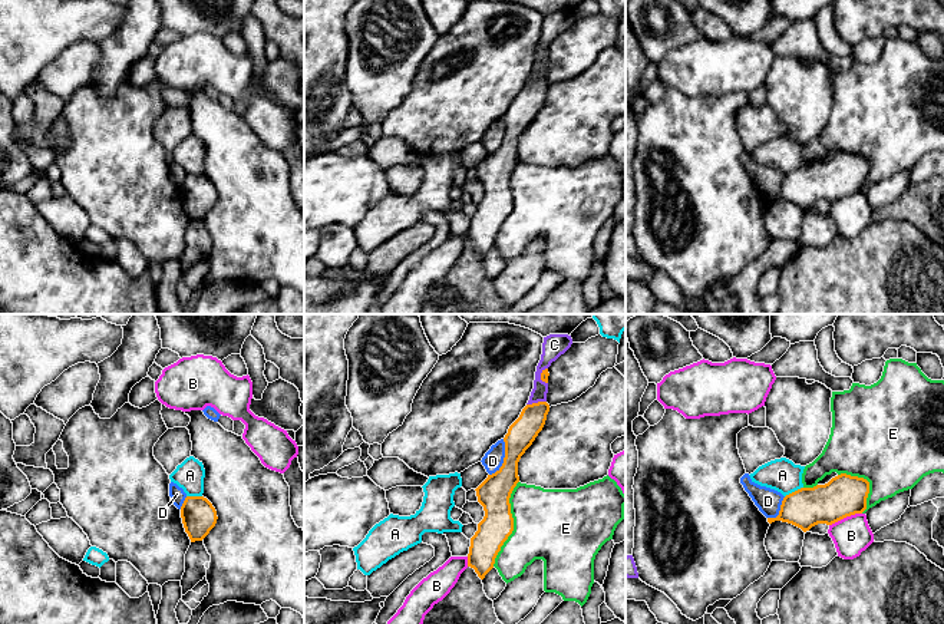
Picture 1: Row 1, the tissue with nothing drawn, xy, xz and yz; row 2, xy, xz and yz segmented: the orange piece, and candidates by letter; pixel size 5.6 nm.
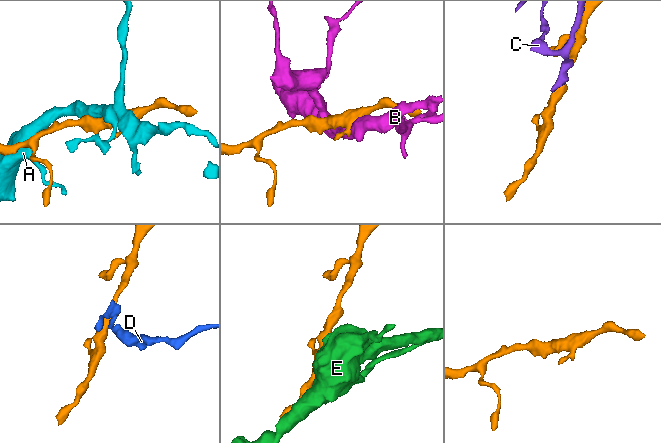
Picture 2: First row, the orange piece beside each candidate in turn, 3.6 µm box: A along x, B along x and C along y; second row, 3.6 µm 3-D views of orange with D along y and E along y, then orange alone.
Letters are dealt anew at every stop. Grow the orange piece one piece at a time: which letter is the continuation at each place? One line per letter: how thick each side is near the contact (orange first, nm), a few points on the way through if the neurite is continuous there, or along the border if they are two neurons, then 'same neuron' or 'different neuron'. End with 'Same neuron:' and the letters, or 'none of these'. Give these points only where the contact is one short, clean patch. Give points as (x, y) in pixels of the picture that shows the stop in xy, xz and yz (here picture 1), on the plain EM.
A: 220 nm thick on the orange side, 190 nm on the other; different neuron
B: 240 nm thick on the orange side, 220 nm on the other; border along yz (861, 191), (847, 194), (829, 204); different neuron
C: 160 nm thick on the orange side, 90 nm on the other; different neuron
D: 180 nm thick on the orange side, 110 nm on the other; border along xz (504, 118), (504, 141), (489, 154); different neuron
E: 180 nm thick on the orange side, 420 nm on the other; different neuron
Same neuron: none of these

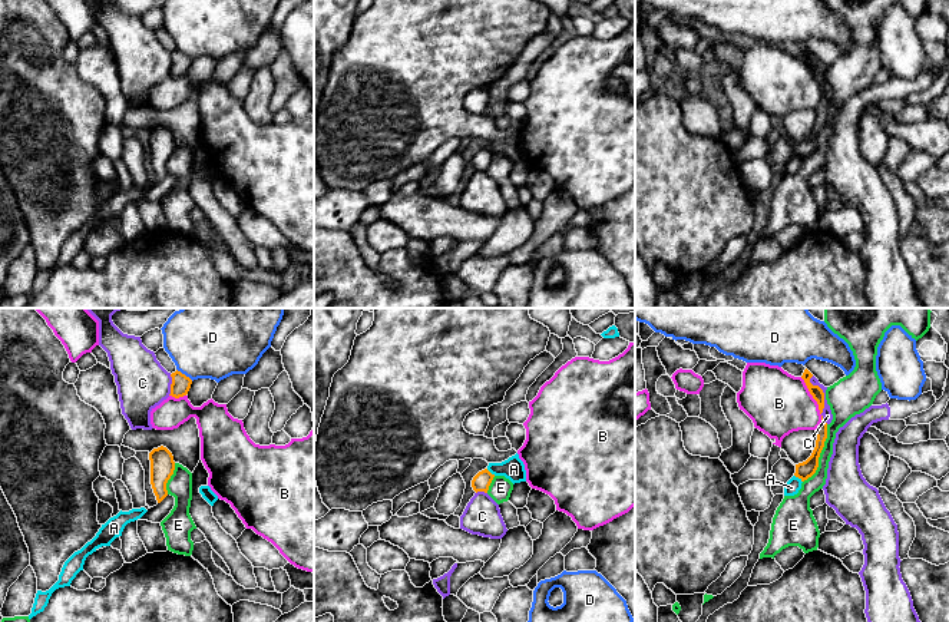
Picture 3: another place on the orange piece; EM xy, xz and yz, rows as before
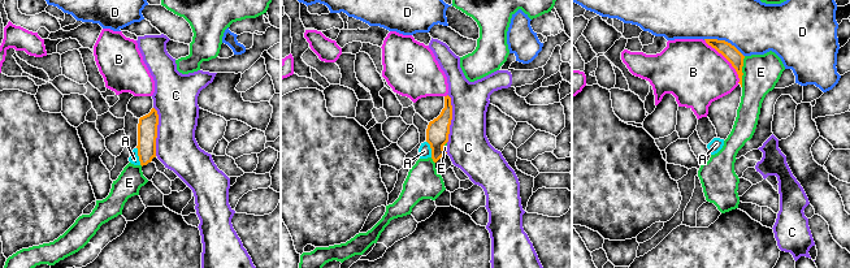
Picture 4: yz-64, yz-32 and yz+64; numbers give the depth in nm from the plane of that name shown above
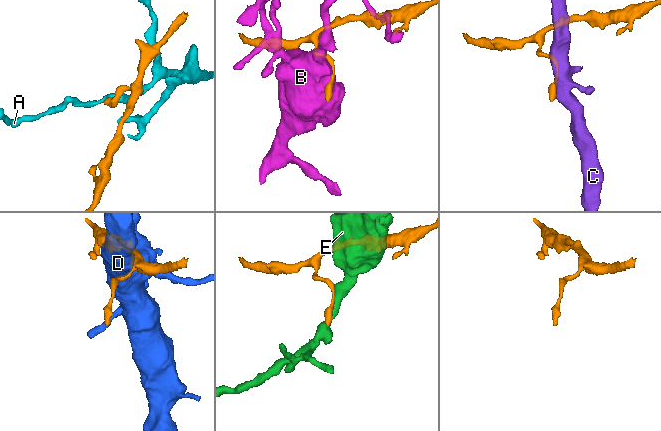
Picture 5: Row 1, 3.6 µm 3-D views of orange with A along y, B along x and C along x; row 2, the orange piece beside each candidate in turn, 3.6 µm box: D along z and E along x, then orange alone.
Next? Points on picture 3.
A: 100 nm thick on the orange side, 90 nm on the other; border along yz (794, 154), (802, 161); different neuron
B: 70 nm thick on the orange side, 360 nm on the other; different neuron
C: 70 nm thick on the orange side, 60 nm on the other; different neuron
D: 110 nm thick on the orange side, 320 nm on the other; different neuron
E: 100 nm thick on the orange side, 100 nm on the other; different neuron
Same neuron: none of these

